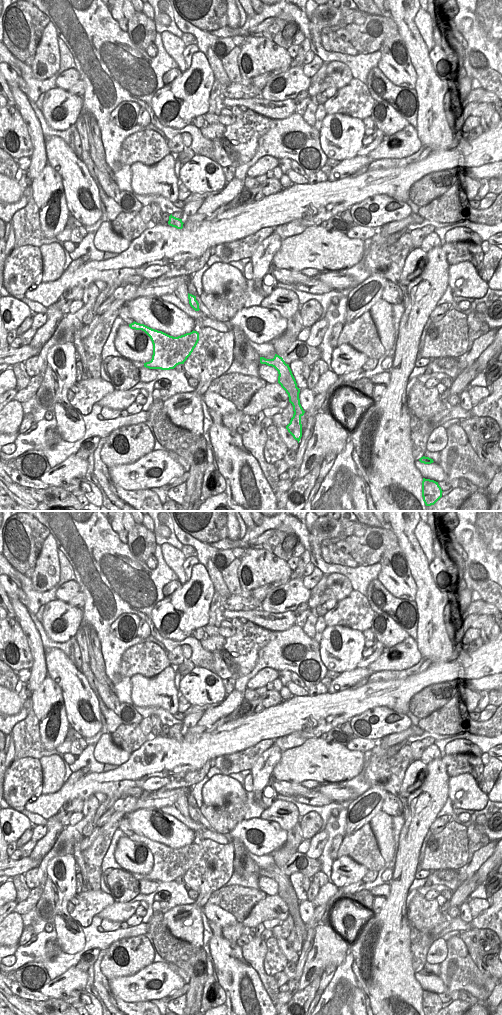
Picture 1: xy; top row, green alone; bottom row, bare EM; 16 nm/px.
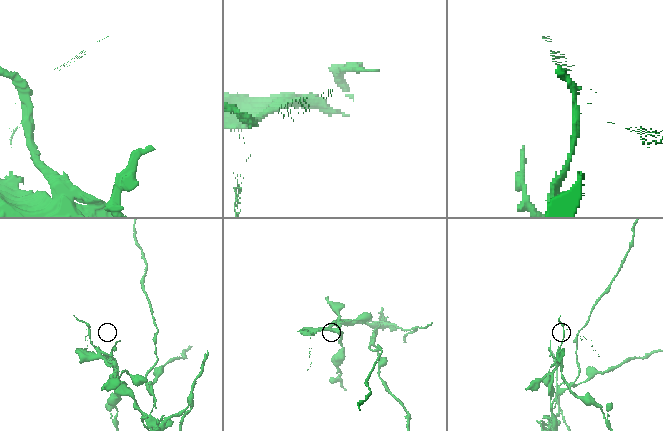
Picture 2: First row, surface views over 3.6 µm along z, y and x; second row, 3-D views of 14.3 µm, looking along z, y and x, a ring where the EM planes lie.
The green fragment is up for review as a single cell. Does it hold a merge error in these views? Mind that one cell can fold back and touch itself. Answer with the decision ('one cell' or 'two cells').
two cells

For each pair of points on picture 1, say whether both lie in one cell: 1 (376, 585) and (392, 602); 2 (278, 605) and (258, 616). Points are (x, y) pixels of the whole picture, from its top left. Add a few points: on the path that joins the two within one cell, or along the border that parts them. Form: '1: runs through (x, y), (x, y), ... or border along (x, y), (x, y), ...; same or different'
1: runs through (380, 589), (388, 598); same
2: border along (260, 609), (266, 612), (289, 611); different

